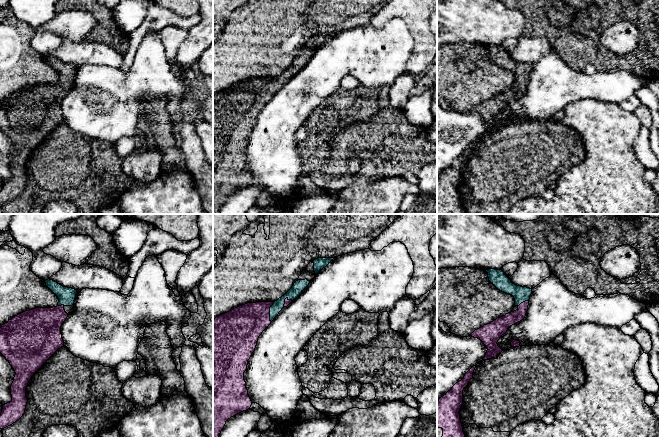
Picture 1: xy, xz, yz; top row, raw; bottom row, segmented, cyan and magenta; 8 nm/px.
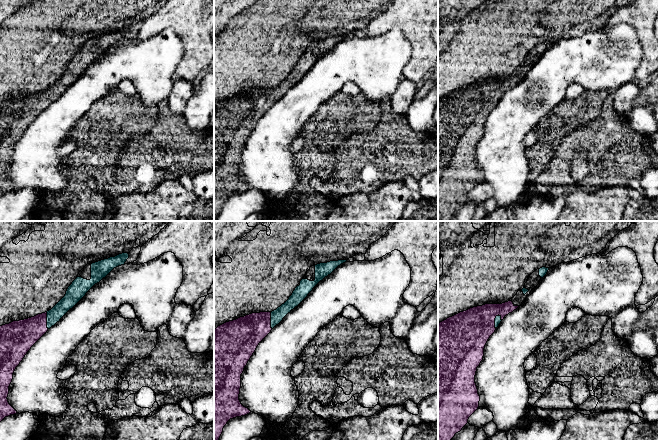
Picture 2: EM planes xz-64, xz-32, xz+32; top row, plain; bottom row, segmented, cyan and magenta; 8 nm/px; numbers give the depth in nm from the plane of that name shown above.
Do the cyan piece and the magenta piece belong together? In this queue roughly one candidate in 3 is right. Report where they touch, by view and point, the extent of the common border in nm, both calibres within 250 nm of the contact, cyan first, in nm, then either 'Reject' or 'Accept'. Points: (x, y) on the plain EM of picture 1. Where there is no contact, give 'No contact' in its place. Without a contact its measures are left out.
Touches cyan at xz (270, 88). Shared border 160 nm. Thickness 90 nm (cyan) against 300 nm. Accept

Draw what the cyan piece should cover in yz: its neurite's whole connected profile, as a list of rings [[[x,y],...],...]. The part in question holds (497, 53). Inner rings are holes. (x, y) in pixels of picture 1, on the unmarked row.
[[[489,45],[486,46],[486,48],[488,49],[489,57],[498,66],[514,73],[515,82],[517,82],[518,85],[503,93],[497,94],[471,110],[472,113],[480,115],[488,125],[483,136],[491,134],[498,135],[497,131],[504,127],[498,122],[497,118],[500,113],[507,108],[510,102],[525,94],[529,75],[532,70],[532,65],[513,60],[502,46]]]

